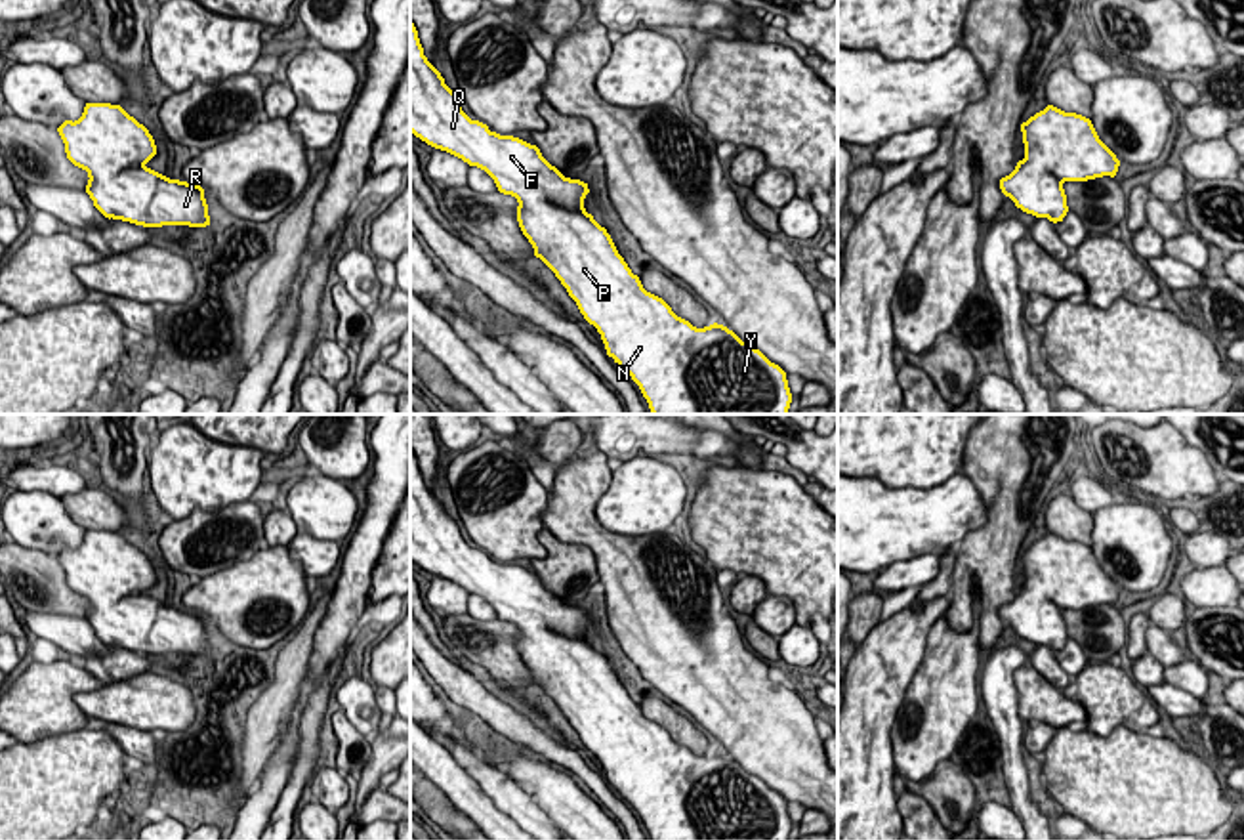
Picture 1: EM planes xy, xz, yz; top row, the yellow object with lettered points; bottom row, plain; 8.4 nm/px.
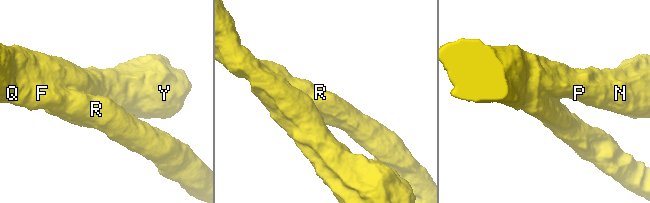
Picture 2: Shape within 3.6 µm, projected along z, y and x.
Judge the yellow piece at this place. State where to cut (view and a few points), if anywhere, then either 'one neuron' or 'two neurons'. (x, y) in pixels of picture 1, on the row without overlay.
cut none; one neuron

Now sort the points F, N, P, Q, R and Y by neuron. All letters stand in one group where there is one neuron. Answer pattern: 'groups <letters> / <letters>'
groups F N P Q R Y

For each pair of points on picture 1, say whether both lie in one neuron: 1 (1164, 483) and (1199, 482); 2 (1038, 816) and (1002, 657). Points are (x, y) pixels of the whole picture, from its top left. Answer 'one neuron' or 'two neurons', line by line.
1: one neuron
2: one neuron

